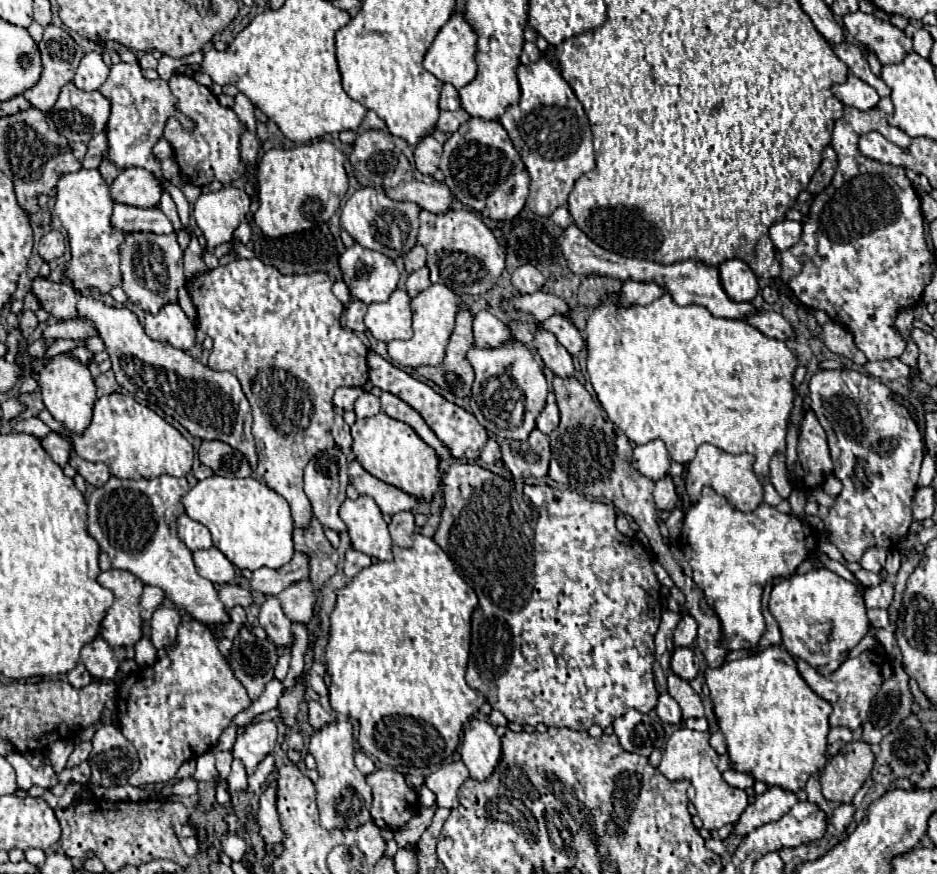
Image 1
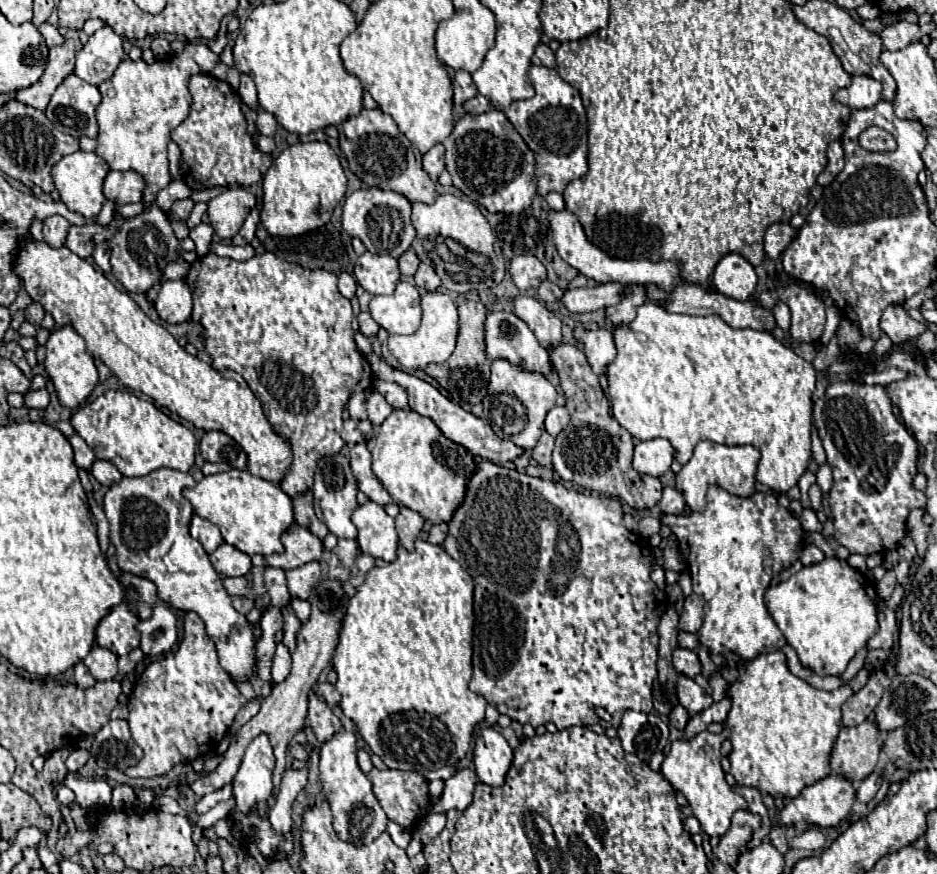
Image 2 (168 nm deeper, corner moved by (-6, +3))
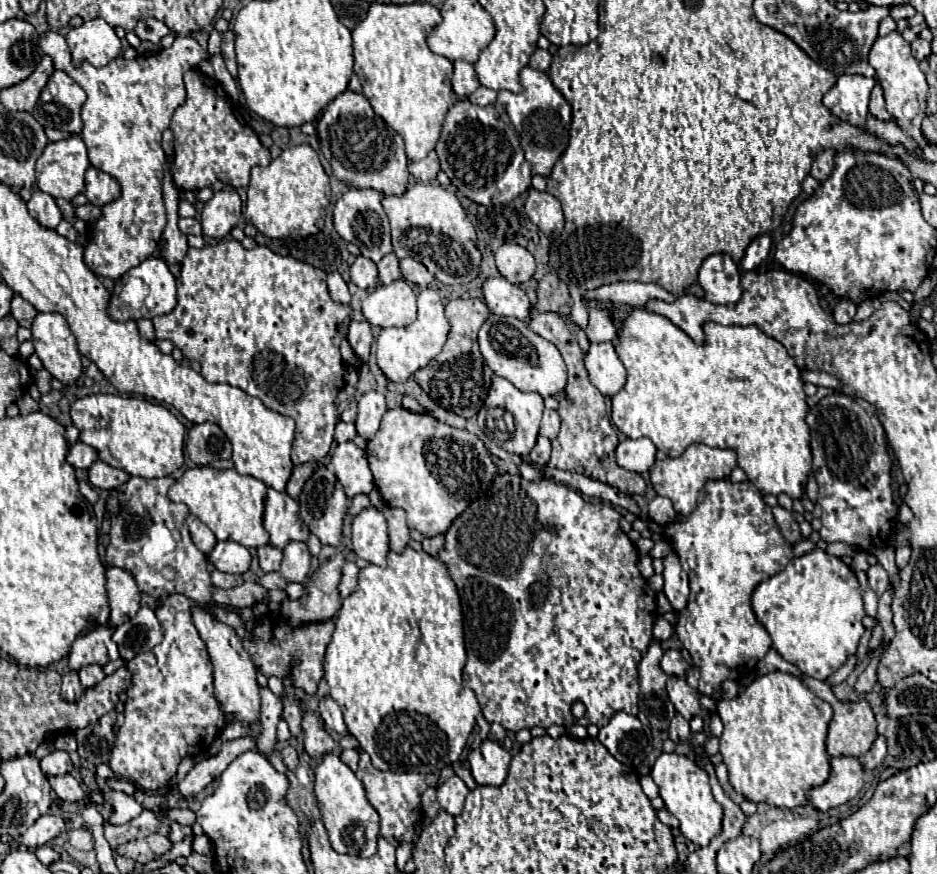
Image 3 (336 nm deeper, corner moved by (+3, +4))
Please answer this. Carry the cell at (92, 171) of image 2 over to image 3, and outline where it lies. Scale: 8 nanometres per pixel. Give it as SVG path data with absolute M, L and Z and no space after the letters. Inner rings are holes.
M70 134L70 138L58 140L58 142L48 142L42 156L36 162L36 184L42 192L54 196L54 198L64 198L72 200L76 194L84 190L84 174L90 166L86 144L78 134Z

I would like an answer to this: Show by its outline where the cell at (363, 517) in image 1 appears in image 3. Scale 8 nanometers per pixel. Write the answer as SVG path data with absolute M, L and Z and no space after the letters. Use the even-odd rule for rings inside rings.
M366 508L352 522L352 550L358 558L386 566L388 554L388 532L386 518L376 508Z

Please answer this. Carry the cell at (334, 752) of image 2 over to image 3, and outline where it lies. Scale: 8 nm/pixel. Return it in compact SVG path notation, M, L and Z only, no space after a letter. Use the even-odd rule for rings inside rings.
M326 754L318 764L314 792L318 798L318 808L322 814L322 822L328 830L332 848L340 854L370 858L376 852L378 842L378 830L380 830L378 812L366 800L364 784L336 754Z

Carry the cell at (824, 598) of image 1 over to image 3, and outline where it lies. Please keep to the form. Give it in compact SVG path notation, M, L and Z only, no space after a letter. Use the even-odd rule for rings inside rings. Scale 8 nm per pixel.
M820 548L792 558L782 572L760 582L752 594L752 610L772 638L772 648L806 676L826 680L848 656L856 654L864 634L864 602L855 573L838 556Z

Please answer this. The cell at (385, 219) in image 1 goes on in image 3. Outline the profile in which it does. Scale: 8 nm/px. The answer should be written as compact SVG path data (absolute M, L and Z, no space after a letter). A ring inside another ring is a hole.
M350 188L334 206L334 228L338 230L338 234L346 240L352 242L360 248L362 256L370 258L372 262L380 262L382 256L386 256L388 252L392 252L392 240L390 240L390 222L388 216L382 208L382 194L366 188Z

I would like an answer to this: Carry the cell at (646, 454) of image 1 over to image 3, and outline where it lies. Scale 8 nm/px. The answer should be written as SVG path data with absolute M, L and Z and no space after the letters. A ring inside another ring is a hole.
M626 438L616 448L616 462L626 470L646 474L656 462L656 446L648 438Z

